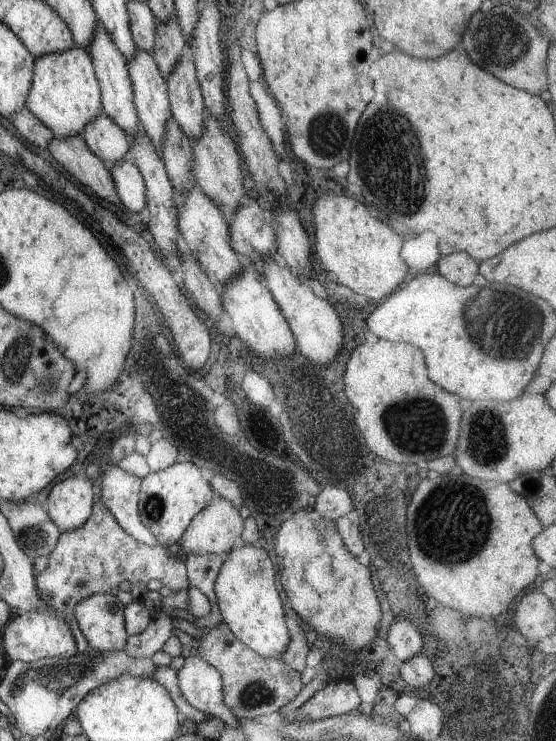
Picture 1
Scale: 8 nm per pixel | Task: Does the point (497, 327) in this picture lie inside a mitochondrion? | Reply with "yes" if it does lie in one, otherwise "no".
yes

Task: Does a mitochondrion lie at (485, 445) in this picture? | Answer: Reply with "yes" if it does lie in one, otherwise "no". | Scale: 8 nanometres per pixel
yes

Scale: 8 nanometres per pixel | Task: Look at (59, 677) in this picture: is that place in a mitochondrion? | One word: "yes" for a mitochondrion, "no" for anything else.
yes

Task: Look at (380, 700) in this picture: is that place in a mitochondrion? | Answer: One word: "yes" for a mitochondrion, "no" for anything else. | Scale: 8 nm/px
no

